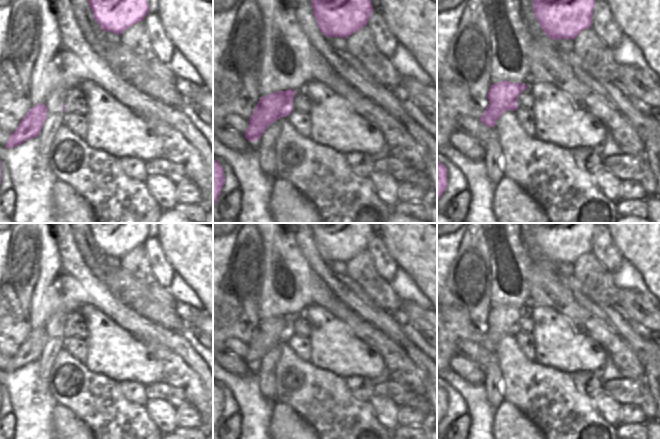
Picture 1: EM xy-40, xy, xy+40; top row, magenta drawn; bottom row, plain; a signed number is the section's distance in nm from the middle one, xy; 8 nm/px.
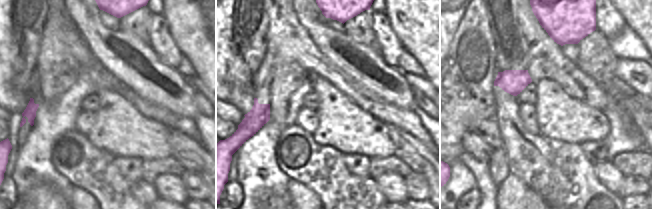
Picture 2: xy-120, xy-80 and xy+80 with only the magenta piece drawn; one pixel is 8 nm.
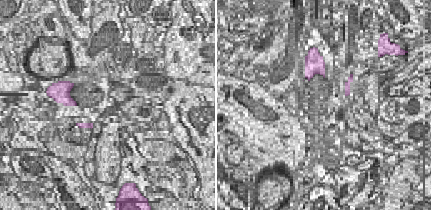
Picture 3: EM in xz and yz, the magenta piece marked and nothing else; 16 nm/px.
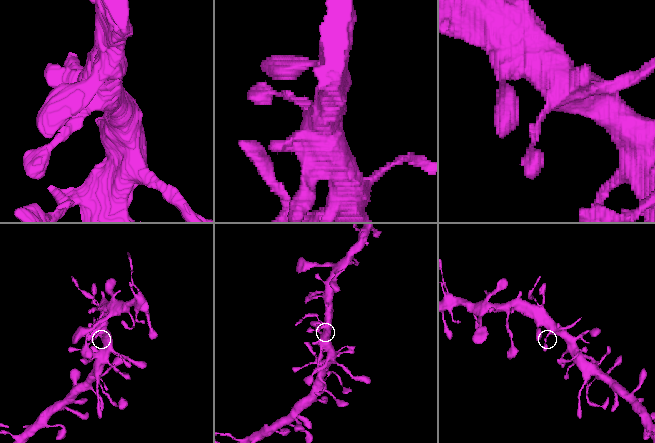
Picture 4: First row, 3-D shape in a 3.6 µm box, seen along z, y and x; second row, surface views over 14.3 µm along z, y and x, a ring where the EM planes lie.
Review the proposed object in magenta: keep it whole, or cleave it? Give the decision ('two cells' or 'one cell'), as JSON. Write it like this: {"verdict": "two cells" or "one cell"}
{"verdict": "two cells"}

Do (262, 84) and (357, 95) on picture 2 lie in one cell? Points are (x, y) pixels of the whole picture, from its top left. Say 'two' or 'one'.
one

